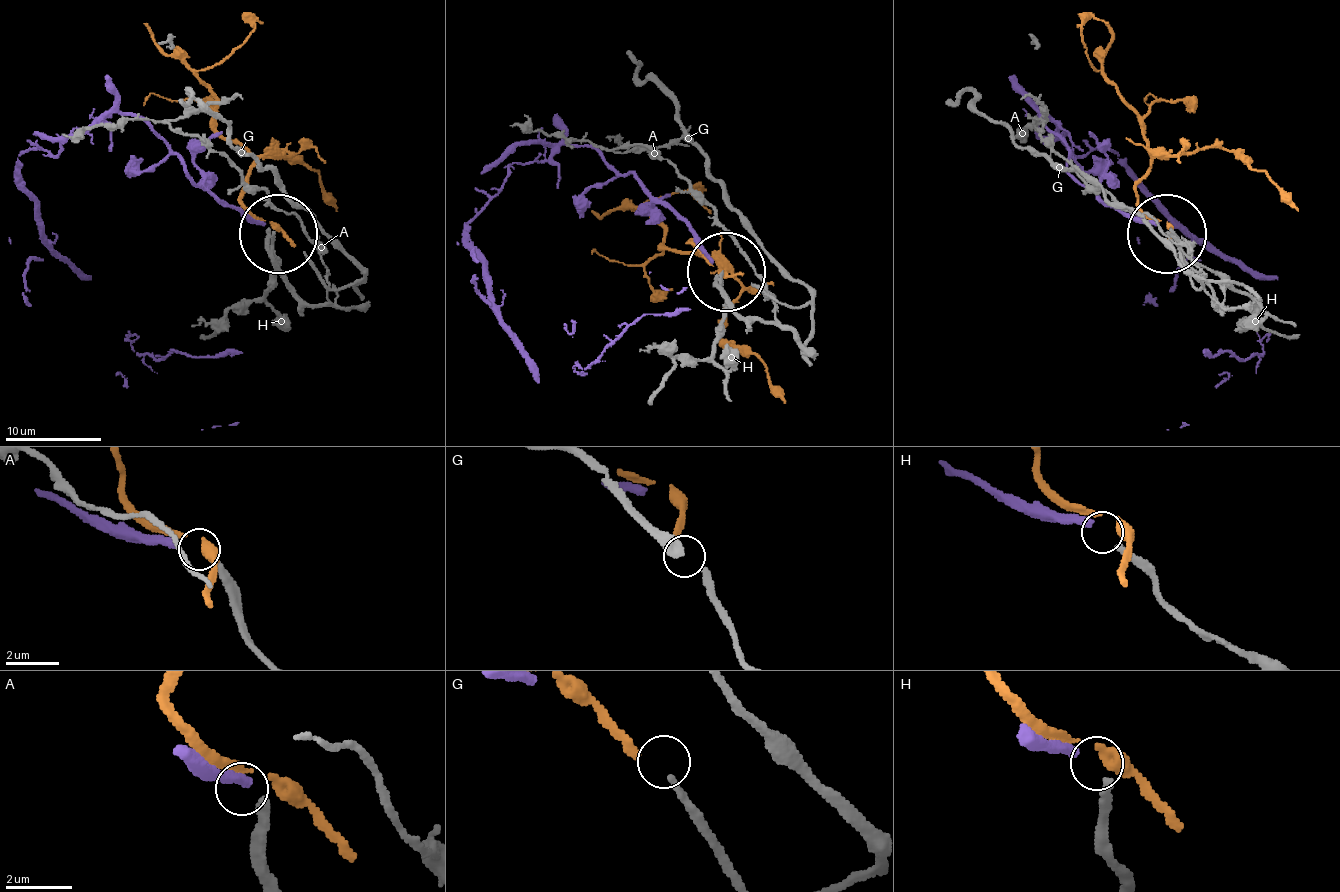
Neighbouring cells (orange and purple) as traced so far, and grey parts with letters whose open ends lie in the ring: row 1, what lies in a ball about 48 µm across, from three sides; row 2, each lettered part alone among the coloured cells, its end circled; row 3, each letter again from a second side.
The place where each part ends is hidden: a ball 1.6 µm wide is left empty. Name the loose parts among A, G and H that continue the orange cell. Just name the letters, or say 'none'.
G

